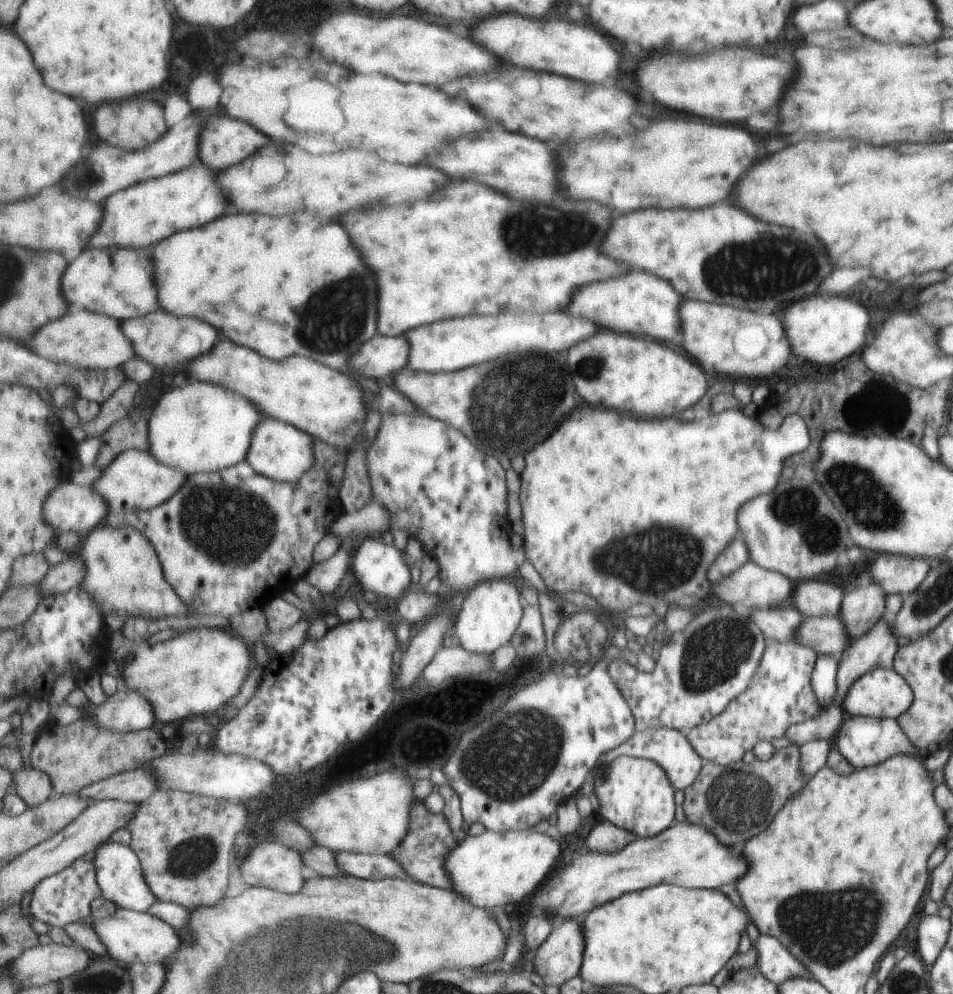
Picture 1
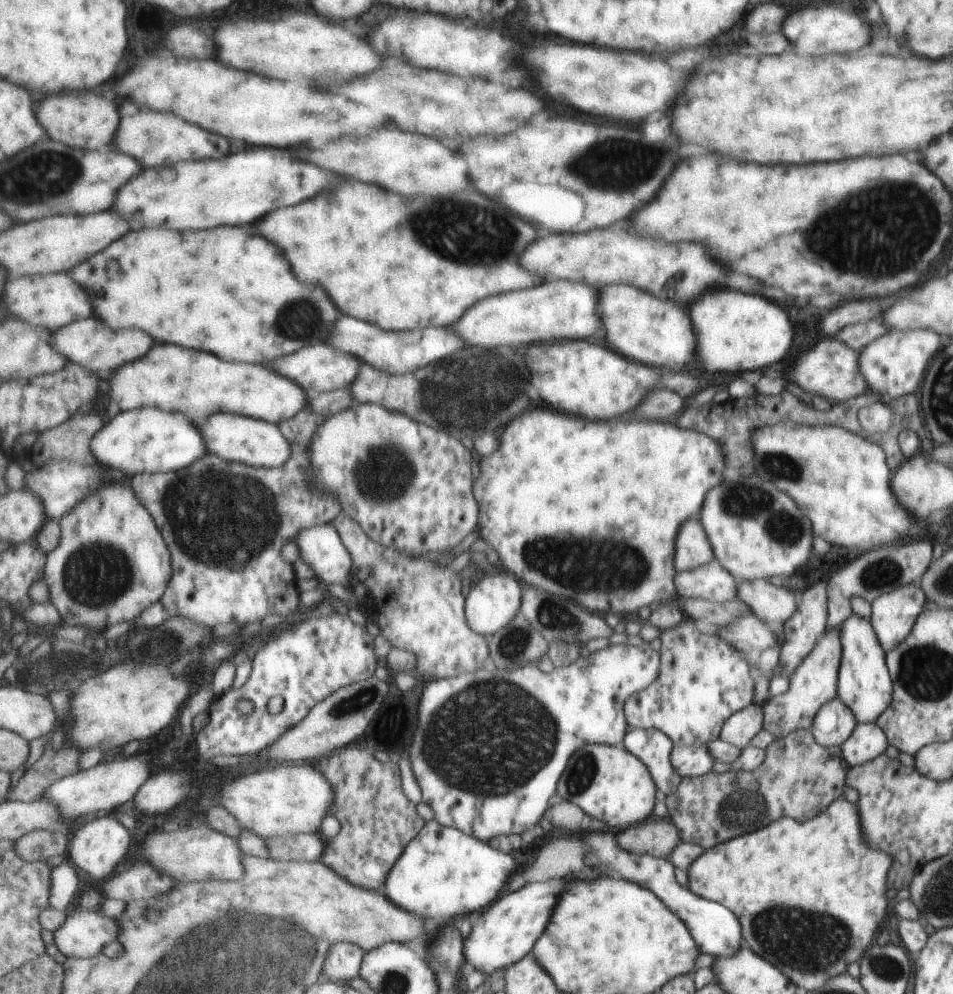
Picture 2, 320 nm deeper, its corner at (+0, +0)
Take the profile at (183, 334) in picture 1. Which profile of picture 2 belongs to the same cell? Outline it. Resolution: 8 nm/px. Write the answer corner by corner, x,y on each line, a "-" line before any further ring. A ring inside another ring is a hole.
97,317
69,323
69,326
62,326
53,334
55,350
65,354
69,362
91,370
101,380
105,378
108,380
123,365
145,357
145,354
151,350
151,346
153,346
153,338
143,330
109,330
97,320

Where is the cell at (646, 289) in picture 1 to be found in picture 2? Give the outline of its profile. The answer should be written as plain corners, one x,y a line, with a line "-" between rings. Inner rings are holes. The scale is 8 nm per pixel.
547,279
528,289
519,289
487,297
477,306
465,310
457,322
449,325
467,346
517,348
531,342
547,340
579,340
587,338
599,328
595,300
598,291
594,286
571,281

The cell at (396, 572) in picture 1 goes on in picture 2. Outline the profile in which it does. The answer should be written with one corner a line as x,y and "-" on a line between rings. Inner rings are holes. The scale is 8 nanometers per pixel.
329,523
327,526
314,526
302,530
294,538
295,544
300,550
300,560
305,561
319,579
326,584
344,584
348,580
348,586
358,587
355,573
350,573
351,566
354,566
352,556
339,536
337,529

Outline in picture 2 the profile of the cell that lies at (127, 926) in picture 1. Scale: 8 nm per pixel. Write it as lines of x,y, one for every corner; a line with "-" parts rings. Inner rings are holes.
75,909
69,914
68,919
54,933
54,942
63,955
66,957
77,957
90,959
104,952
104,948
111,942
117,941
120,933
120,926
116,918
103,916
100,910

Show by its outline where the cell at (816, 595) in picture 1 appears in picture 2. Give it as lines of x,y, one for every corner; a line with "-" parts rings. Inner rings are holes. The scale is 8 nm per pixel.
763,579
736,581
735,597
771,631
781,630
782,624
796,611
798,600
798,594
793,594
785,583
774,586

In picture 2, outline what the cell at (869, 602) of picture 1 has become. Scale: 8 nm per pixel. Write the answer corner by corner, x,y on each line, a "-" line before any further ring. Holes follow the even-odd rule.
838,628
833,631
825,631
808,656
787,674
788,686
785,692
761,703
763,730
770,732
774,739
787,736
791,731
797,729
810,731
816,710
836,696
840,656
841,645

